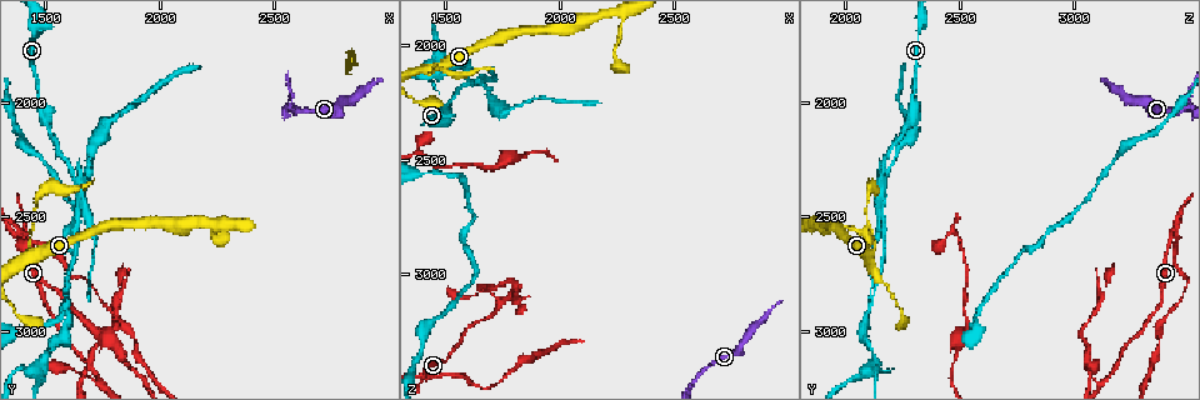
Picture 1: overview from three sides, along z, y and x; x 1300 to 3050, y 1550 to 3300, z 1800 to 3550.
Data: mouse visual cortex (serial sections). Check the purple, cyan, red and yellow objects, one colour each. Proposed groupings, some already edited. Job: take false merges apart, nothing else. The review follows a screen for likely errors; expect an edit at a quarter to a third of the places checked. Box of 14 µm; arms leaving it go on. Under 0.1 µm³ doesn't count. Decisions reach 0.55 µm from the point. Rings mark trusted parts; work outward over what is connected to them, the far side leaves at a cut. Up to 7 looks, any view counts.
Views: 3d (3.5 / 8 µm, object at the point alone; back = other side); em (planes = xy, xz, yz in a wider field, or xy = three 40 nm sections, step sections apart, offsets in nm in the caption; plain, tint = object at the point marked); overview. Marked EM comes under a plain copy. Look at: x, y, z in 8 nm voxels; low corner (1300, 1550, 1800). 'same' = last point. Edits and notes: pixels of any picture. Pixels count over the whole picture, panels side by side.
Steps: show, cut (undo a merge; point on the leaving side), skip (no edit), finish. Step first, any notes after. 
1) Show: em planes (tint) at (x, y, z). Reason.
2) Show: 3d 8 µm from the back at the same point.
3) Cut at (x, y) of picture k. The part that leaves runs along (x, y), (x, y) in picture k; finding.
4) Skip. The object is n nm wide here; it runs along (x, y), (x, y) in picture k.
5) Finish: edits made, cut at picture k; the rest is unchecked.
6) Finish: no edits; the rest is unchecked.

Show: 3d 3.5 µm at (1680, 3190, 3060). Abrupt turn.

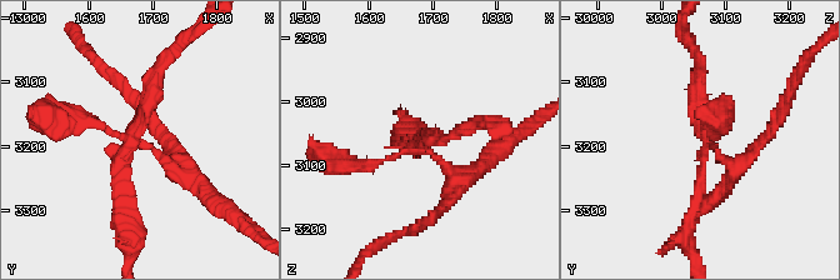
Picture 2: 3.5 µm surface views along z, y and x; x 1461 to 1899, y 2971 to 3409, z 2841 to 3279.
Show: em xy step 2 (tint) at (1675, 3190, 3070). Shape alone is not enough.

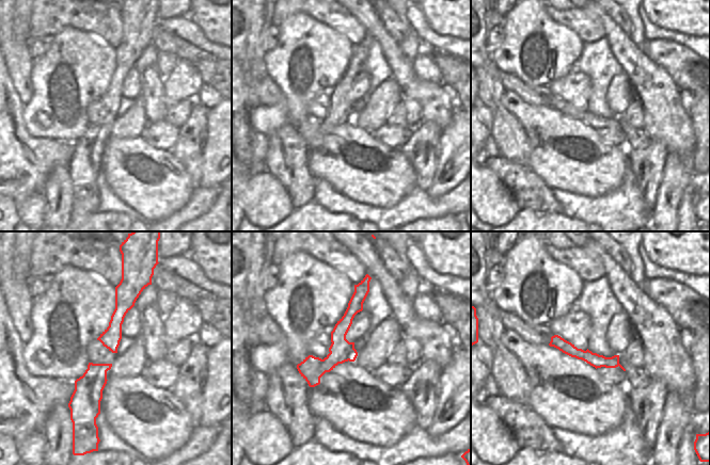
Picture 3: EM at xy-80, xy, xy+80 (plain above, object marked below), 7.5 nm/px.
Cut at (151, 101) of picture 2. The part that leaves runs along (136, 140), (159, 64), (186, 40) in picture 2; two cells meet here.

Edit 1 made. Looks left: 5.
Show: overview.

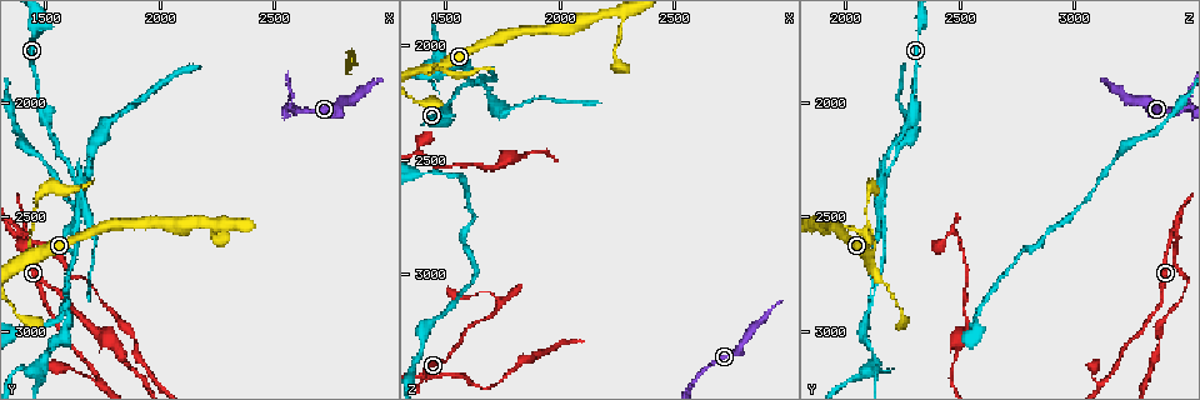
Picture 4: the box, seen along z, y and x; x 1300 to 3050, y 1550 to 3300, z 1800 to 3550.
Show: 3d 8 µm at (2590, 2020, 3470). Arms part here.

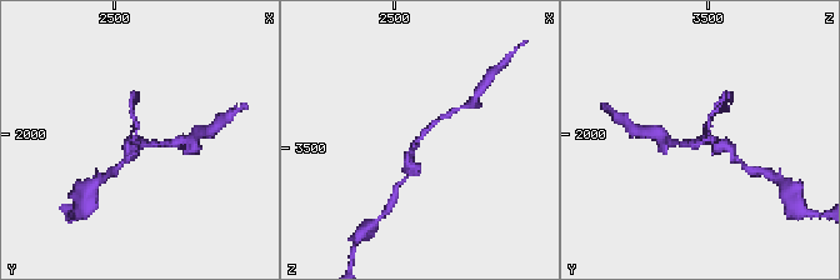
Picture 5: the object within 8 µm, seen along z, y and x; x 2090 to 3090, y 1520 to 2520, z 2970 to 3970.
Show: em xy step 1 (tint) at (2600, 2030, 3470). 3 arms meet here; the arms are 100, 100, 150 nm wide.

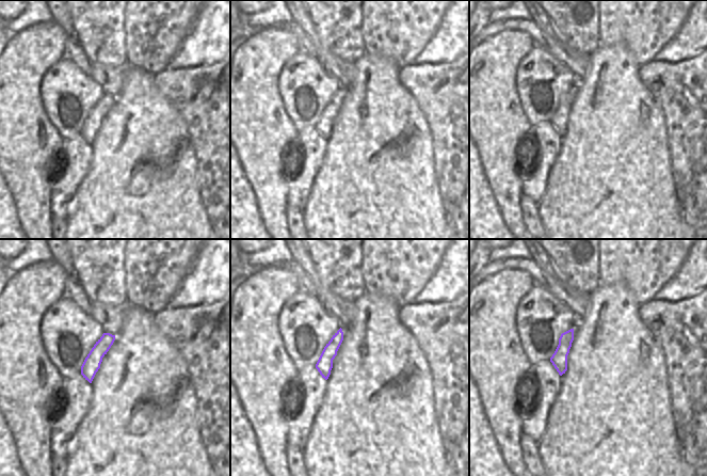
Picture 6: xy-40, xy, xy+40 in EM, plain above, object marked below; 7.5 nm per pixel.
Skip. It runs along (112, 337), (95, 355), (87, 377) in picture 6; one cell here.

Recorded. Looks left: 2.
Show: 3d 8 µm at (1430, 2670, 2110). Thin arm on a thick one.

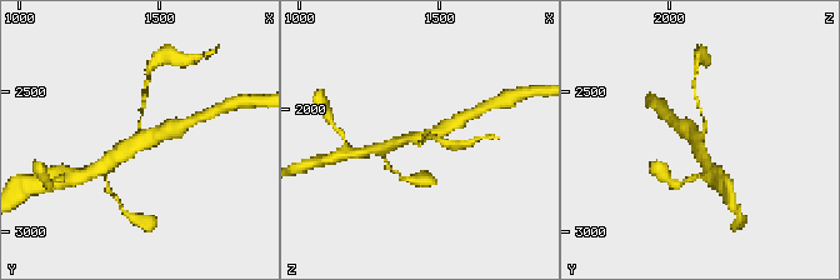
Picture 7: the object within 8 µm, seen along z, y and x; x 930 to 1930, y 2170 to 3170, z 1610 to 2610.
Show: em xy step 2 (tint) at (1430, 2660, 2120). 3 arms meet here; the arms are 100, 300, 350 nm wide; now the EM.

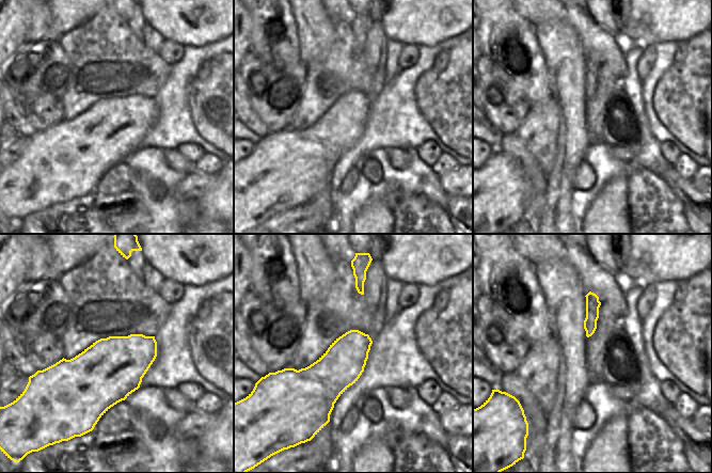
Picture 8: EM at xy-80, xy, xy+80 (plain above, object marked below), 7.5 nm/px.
Cut at (144, 94) of picture 7. The part that leaves runs along (139, 124), (144, 108), (148, 73) in picture 7; a second cell is stuck on.

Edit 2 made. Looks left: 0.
Finish: edits made, cut at picture 2, cut at picture 7; the rest is unchecked.

